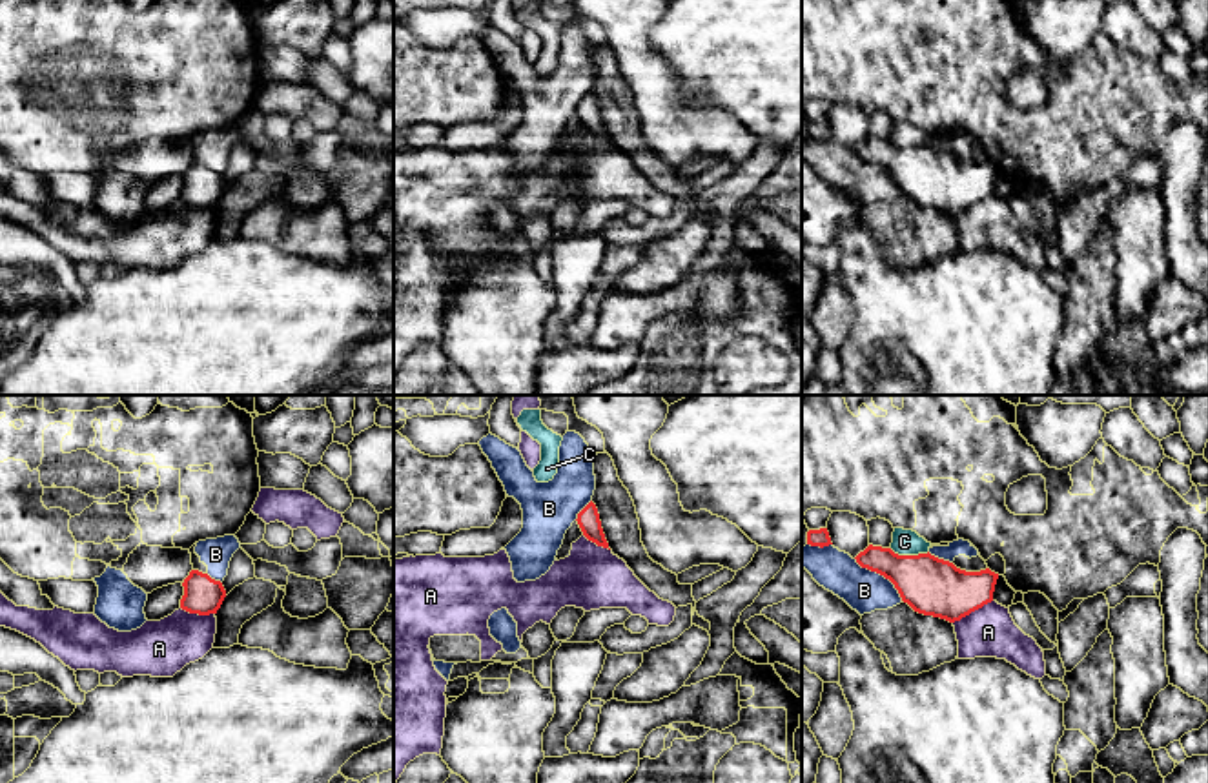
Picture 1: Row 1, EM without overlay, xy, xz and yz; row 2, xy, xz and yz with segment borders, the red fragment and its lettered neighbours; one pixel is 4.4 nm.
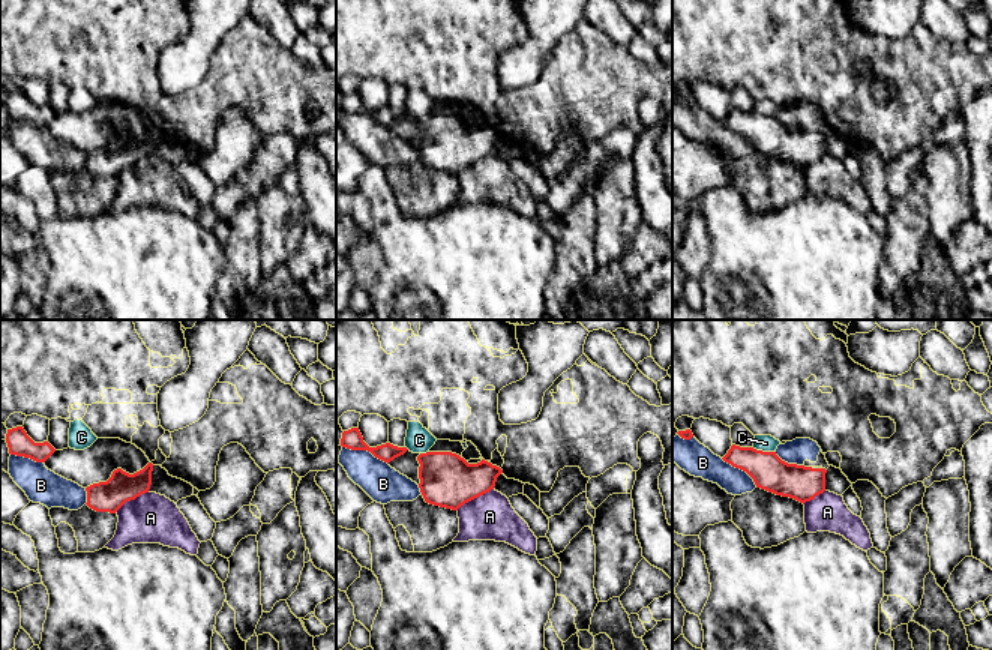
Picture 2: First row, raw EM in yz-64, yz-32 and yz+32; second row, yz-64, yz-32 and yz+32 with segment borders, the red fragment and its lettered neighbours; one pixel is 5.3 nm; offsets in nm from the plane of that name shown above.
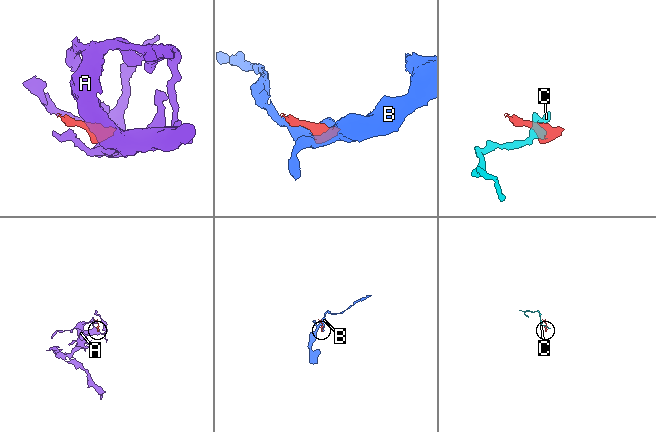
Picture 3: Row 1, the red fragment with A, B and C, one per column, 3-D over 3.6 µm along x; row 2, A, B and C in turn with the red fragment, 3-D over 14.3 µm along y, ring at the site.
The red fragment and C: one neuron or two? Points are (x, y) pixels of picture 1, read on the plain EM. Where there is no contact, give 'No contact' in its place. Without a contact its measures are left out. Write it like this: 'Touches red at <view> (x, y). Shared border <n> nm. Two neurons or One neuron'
Touches red at yz (910, 148). Shared border 180 nm. Two neurons

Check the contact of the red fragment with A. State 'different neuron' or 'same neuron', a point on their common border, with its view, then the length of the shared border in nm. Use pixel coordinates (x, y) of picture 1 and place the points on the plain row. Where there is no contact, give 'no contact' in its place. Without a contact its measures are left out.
same neuron; meets red in yz at (972, 203); contact 200 nm long

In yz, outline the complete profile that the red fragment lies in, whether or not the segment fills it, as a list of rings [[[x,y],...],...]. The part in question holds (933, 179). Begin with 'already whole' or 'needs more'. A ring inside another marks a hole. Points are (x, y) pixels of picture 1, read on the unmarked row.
needs more; [[[869,137],[856,149],[862,160],[889,171],[915,204],[949,213],[958,251],[1006,251],[1035,271],[1046,268],[1044,244],[1013,213],[1009,200],[993,191],[998,166],[966,164],[935,147],[898,147]]]

